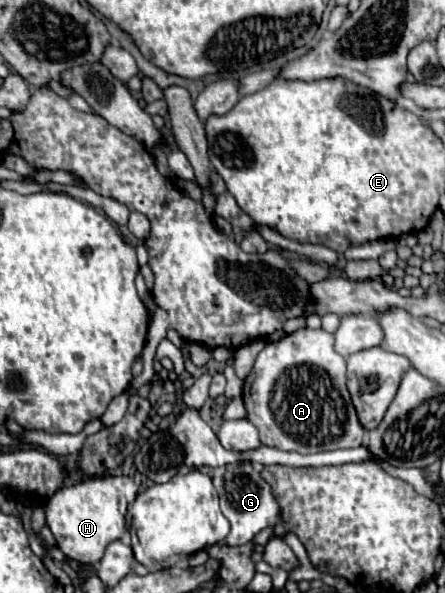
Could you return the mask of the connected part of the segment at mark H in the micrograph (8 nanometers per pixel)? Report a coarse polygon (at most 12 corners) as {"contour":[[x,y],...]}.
{"contour":[[104,475],[44,506],[60,551],[98,563],[139,485]]}

